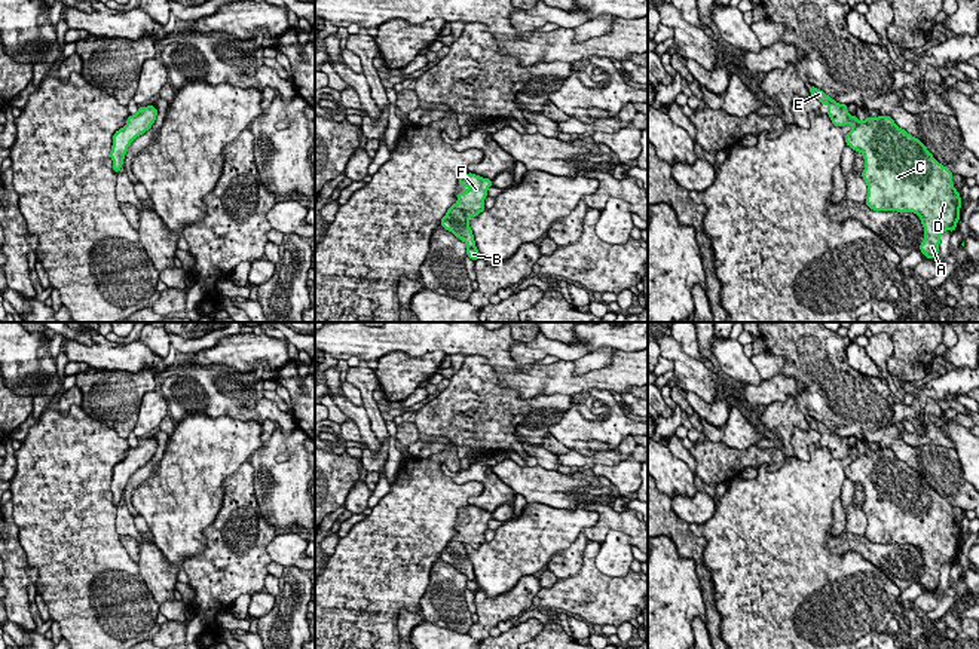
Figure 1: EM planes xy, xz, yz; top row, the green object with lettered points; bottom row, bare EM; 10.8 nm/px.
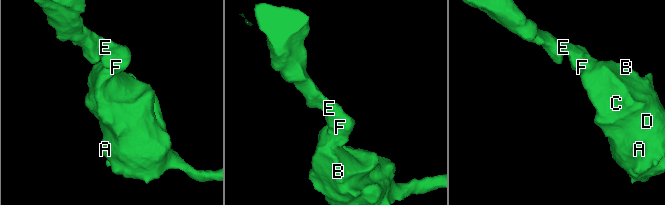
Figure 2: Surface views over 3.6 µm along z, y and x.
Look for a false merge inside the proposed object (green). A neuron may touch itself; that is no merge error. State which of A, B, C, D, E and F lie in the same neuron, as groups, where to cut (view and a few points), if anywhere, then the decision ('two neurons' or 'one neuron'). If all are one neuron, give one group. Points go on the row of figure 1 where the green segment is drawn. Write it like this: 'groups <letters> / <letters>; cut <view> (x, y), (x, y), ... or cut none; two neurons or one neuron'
groups A B C D E F; cut none; one neuron

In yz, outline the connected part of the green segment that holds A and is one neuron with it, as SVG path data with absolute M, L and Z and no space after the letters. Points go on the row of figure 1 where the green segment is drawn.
M810 86L810 94L829 107L827 116L833 126L853 126L844 140L854 151L860 151L865 159L862 172L862 178L868 186L865 205L874 211L915 212L924 227L924 241L920 251L928 260L936 258L940 235L945 230L952 233L961 215L961 198L952 183L954 174L939 163L918 138L899 128L893 117L879 114L860 122L857 116L848 113L847 104L836 102L822 89Z

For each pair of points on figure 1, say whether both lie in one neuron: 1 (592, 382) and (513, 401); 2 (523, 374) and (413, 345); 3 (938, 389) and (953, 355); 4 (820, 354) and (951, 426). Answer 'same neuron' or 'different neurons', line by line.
1: different neurons
2: same neuron
3: different neurons
4: different neurons

